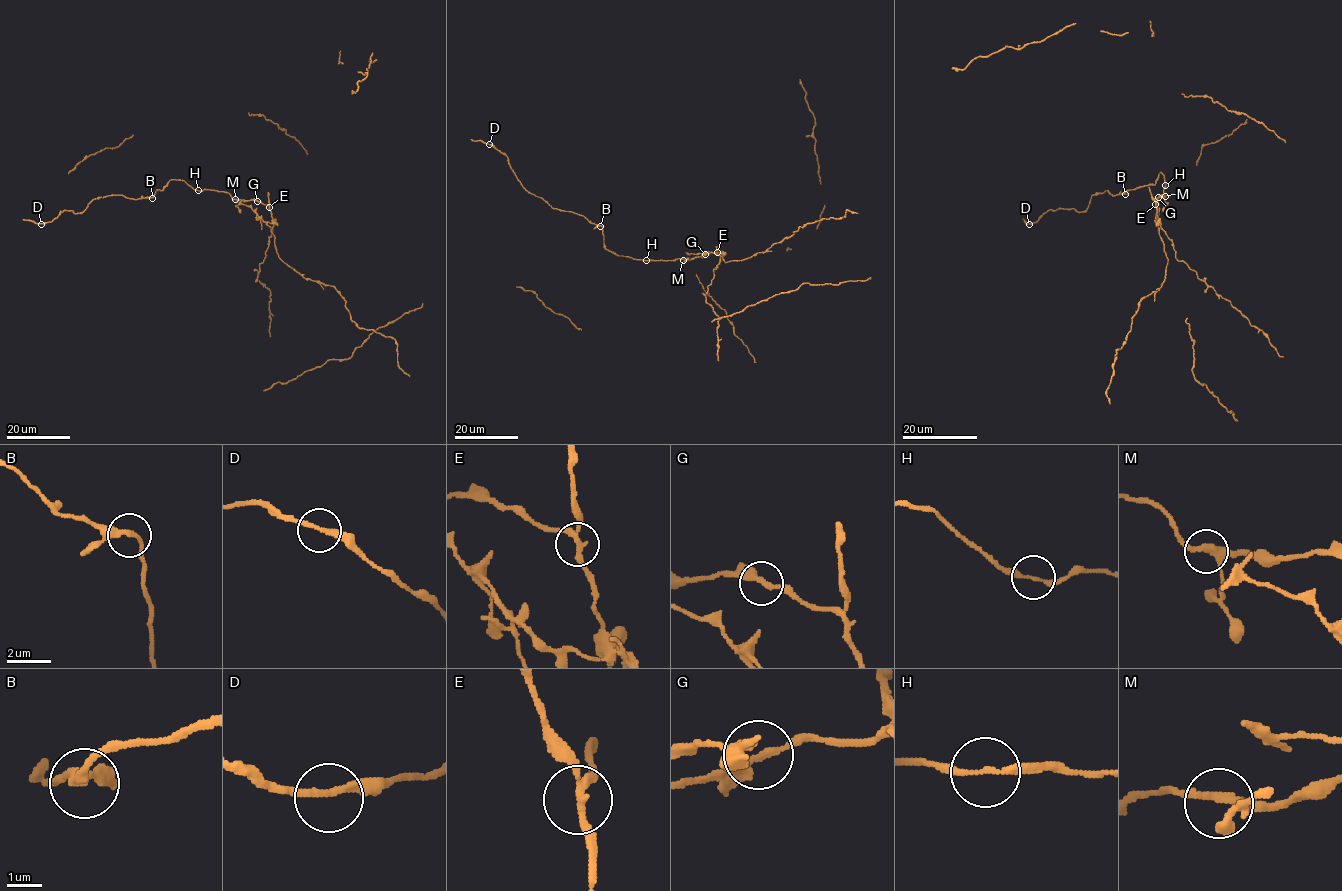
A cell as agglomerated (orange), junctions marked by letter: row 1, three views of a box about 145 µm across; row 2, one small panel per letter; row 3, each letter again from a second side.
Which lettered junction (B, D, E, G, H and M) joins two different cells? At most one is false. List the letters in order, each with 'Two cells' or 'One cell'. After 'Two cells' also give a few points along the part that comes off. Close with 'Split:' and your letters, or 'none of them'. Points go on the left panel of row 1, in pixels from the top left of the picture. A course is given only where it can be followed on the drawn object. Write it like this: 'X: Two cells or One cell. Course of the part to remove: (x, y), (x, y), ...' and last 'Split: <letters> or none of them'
B: One cell
D: One cell
E: Two cells
G: One cell
H: One cell
M: One cell
Split: E

